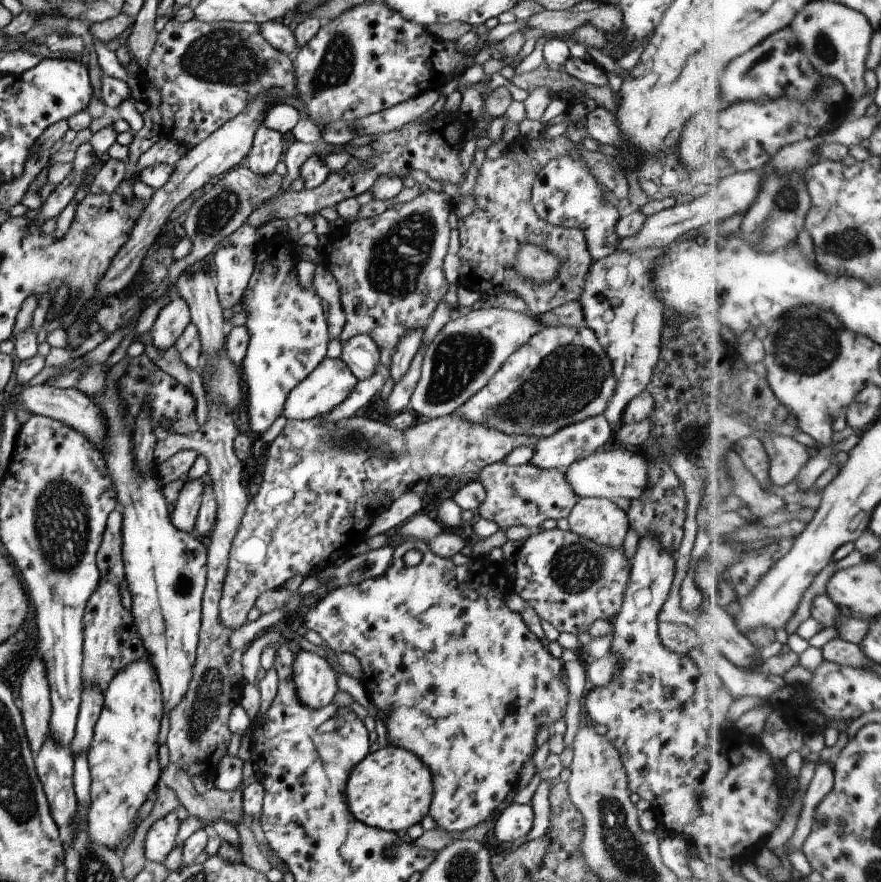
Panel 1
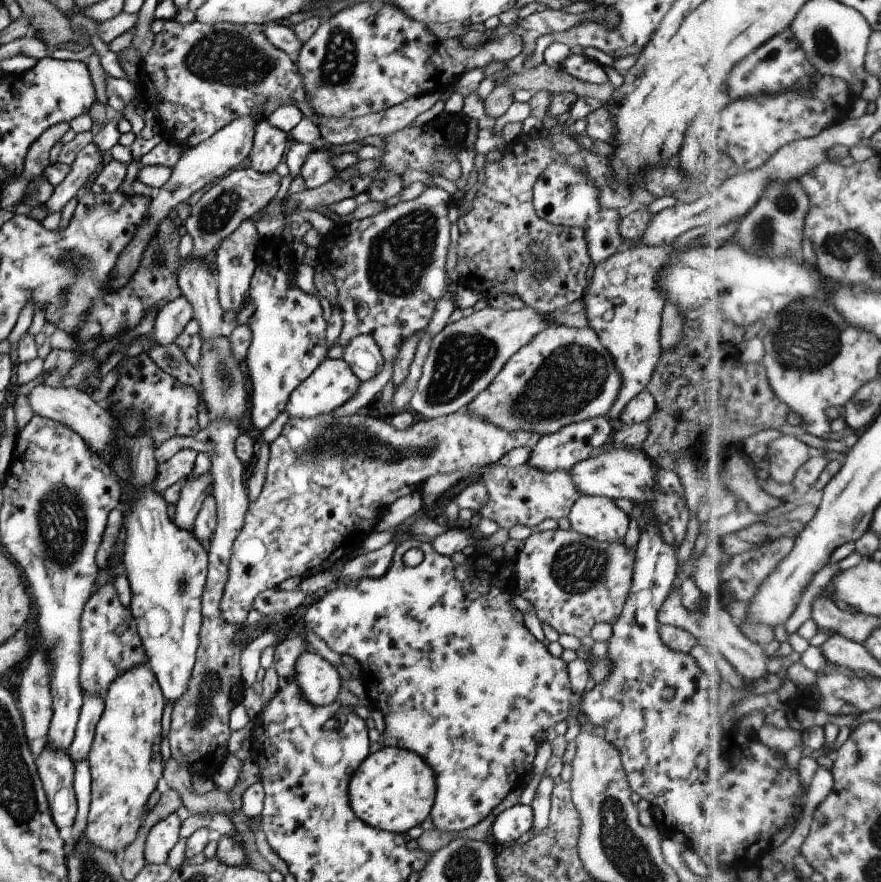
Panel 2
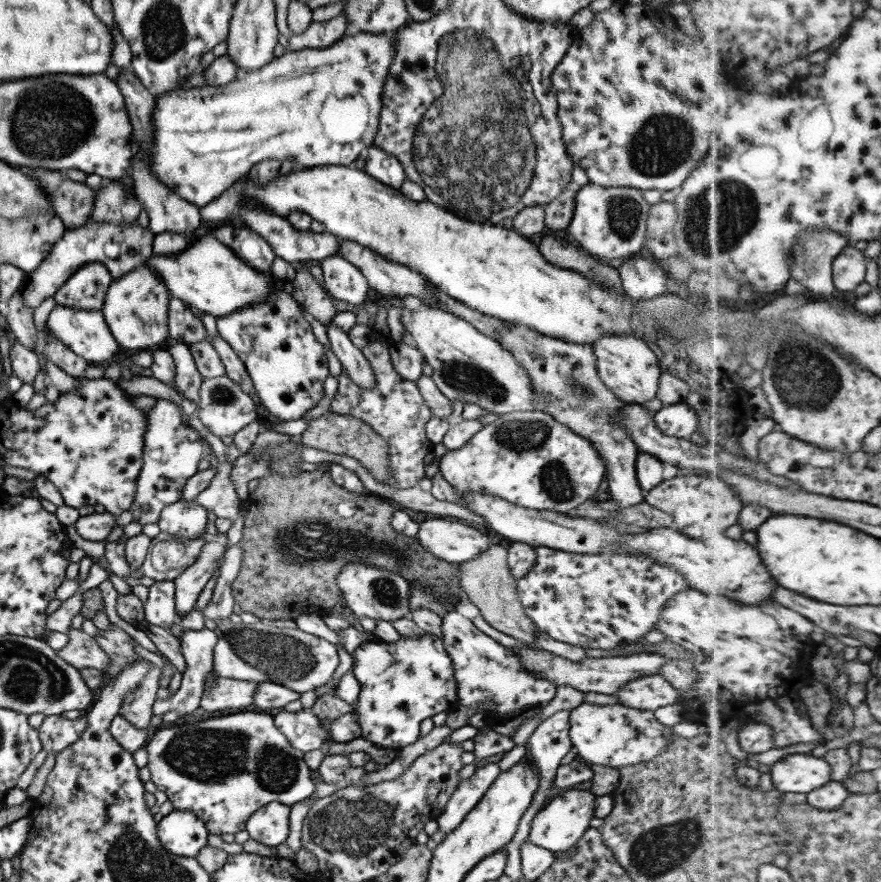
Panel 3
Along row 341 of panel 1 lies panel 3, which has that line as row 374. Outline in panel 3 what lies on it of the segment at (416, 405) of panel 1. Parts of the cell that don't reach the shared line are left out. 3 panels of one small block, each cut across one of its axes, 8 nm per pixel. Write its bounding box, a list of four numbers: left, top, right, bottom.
[389,296,536,415]

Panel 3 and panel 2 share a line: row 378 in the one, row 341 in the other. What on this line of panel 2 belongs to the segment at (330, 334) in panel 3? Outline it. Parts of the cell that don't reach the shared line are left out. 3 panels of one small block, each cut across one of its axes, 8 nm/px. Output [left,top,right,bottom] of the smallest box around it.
[342,335,383,382]

